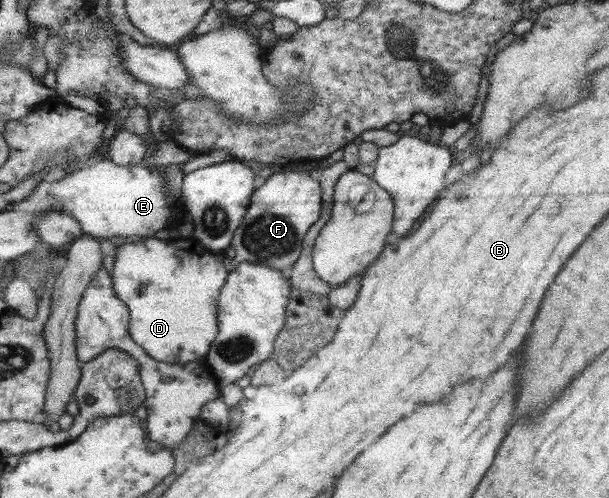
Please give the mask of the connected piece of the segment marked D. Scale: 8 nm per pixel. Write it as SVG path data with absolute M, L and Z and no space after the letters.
M162 235L146 238L142 242L122 244L116 253L116 261L112 269L112 288L116 296L126 304L129 311L128 332L132 340L142 347L148 356L170 364L184 364L203 359L218 335L216 314L218 295L226 282L227 267L219 261L218 255L208 252L196 254L188 248L172 248L163 242Z

